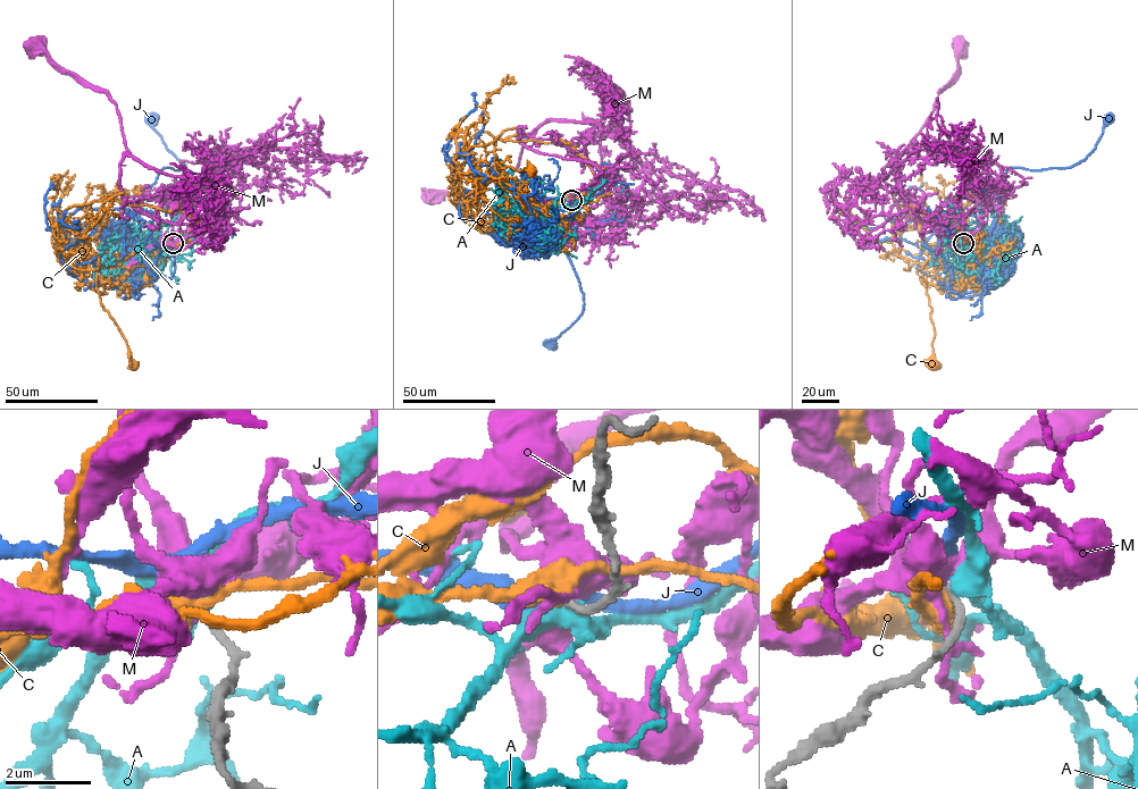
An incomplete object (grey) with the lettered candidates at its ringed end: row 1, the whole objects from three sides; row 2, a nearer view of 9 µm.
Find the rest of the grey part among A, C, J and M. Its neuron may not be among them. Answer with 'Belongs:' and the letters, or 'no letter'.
Belongs: J

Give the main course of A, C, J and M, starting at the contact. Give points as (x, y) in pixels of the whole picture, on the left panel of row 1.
A: (174, 243), (162, 254), (145, 255), (105, 273), (105, 269), (120, 262), (135, 243), (126, 241), (120, 244)
C: (174, 243), (155, 246), (132, 266), (101, 265), (95, 257), (101, 304), (126, 342), (134, 364)
J: (174, 242), (164, 241), (132, 261), (141, 195), (165, 167), (178, 170), (185, 167), (152, 127), (155, 119)
M: (174, 243), (184, 249), (204, 231), (155, 219), (126, 200), (120, 161), (131, 154), (116, 103), (36, 48)

